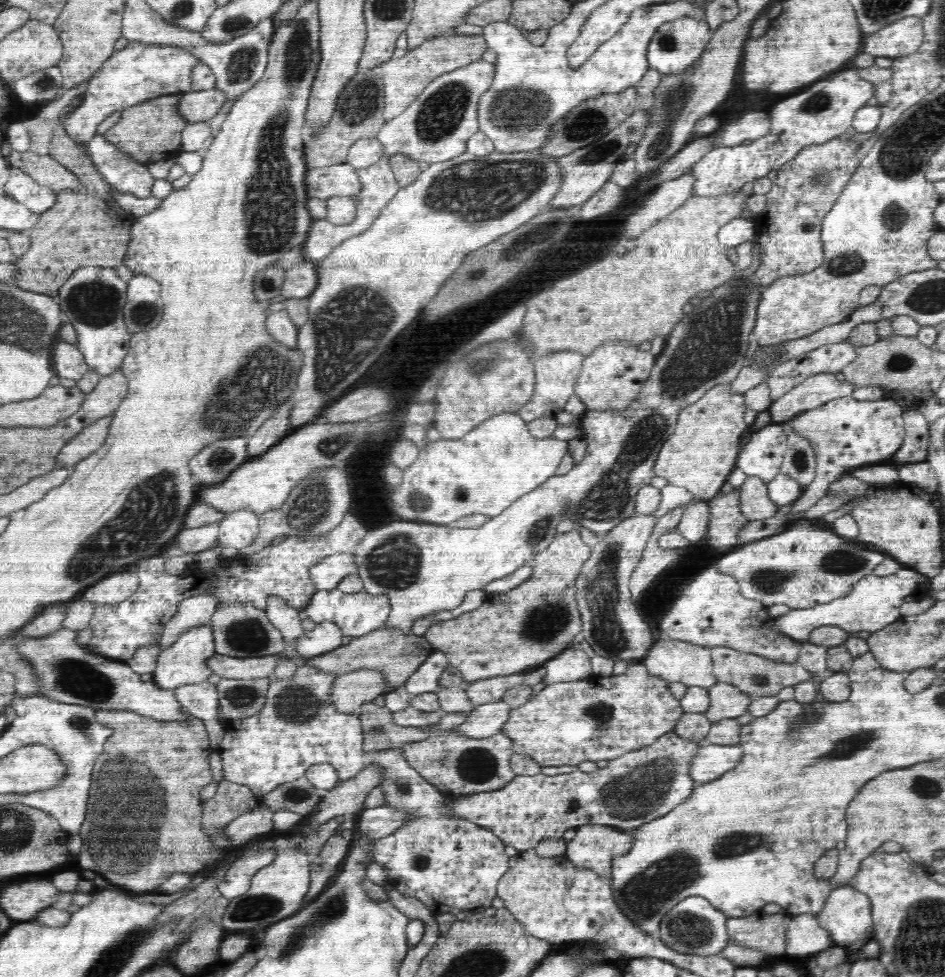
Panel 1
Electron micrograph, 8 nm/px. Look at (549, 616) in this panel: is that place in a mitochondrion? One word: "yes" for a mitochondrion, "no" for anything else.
yes

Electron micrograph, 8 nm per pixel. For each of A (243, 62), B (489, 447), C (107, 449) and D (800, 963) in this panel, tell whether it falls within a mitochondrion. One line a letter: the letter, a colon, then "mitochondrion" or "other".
A: mitochondrion
B: other
C: other
D: other

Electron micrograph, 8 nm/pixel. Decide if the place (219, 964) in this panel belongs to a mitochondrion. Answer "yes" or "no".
no

